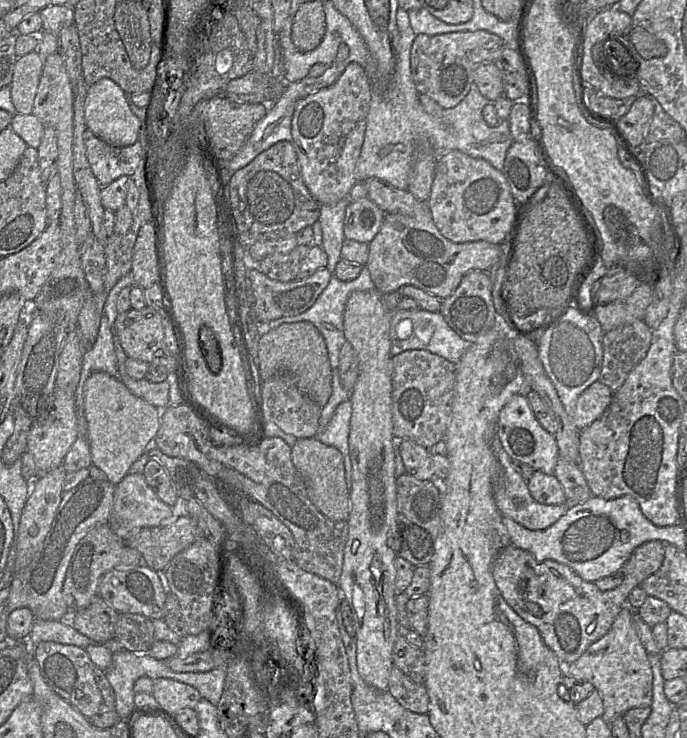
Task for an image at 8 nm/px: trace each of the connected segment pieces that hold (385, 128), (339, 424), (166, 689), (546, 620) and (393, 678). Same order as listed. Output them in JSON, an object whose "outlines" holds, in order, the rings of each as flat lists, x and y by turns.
{"outlines":[[[399,7,396,19,399,31,396,63,384,89,381,88,380,81,372,83,364,140,355,167,357,182,377,178,394,188,407,190,418,145,428,145,437,157,458,150,471,157,484,159,495,169,502,171,506,153,514,142,508,120,499,120,496,127,490,127,485,122,482,110,485,105,494,102,485,98,474,83,457,106,444,109,441,119,427,114,419,102,419,93,413,83,410,69,411,49,416,34,410,25,406,10]],[[347,399,337,406,328,425,319,430,315,436,322,443,333,446,341,452,348,491,352,486,352,464,348,444,351,415,352,403,350,399]],[[170,678,154,679,152,695,158,706,175,714,184,708,195,709,201,699,197,689]],[[651,540,636,547,622,568,622,583,607,591,601,591,595,583,583,580,563,563,538,561,528,551,512,544,496,556,492,574,505,601,521,618,538,629,544,643,566,666,610,630,620,610,628,606,631,591,658,571,664,560,664,544,670,543]],[[393,666,388,682,388,691,401,706,414,713,428,713,429,697,424,683,413,682,396,666]]]}

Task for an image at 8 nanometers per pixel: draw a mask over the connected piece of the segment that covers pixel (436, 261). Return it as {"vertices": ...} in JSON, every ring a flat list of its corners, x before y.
{"vertices":[[386,214,380,231,369,243,366,267,375,288,383,295,412,285,444,300,455,292,469,271,488,271,500,256,500,244,486,241,454,243,448,240,439,232,432,217]]}

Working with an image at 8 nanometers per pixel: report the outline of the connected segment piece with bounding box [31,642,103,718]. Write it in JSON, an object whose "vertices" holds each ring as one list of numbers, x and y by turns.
{"vertices":[[40,642,33,649,45,682,86,718,93,717,103,702,95,679,95,664,87,651,75,645]]}

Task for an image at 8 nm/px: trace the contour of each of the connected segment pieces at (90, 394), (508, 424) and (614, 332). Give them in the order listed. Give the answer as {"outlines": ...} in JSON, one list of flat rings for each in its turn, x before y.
{"outlines":[[[94,372,84,385,84,413,92,464,100,468,107,476,107,480,116,485,128,474,131,465,153,444,160,427,161,409,133,395,121,381,109,374]],[[516,394,503,406,499,413,496,435,512,461,518,461,548,475,554,475,559,458,555,434,548,433,536,419,525,395]],[[636,320,605,332,599,381,612,392,619,389,632,369,646,356,651,338,652,329,644,320]]]}

